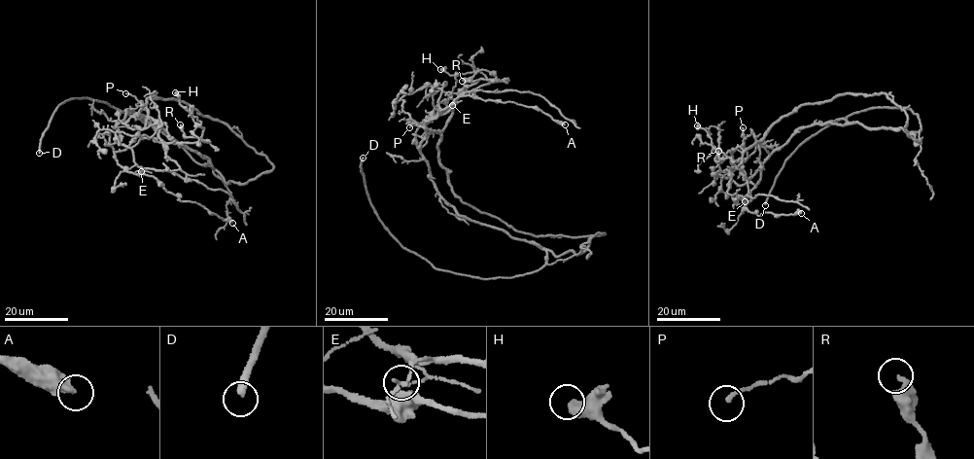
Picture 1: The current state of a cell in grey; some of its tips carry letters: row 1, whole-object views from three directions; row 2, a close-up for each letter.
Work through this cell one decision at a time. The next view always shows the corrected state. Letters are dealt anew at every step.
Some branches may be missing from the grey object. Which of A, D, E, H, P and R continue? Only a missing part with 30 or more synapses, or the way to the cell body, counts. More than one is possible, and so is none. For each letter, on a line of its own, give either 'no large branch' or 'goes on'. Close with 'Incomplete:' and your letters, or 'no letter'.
A: no large branch
D: goes on
E: no large branch
H: no large branch
P: no large branch
R: no large branch
Incomplete: D

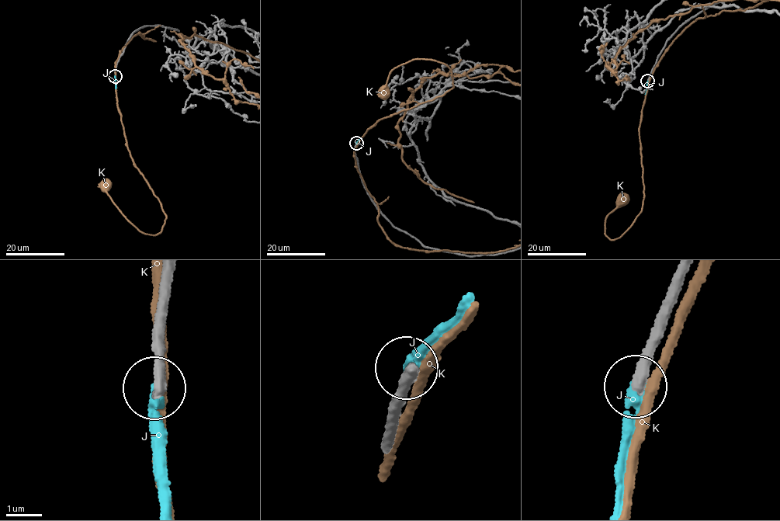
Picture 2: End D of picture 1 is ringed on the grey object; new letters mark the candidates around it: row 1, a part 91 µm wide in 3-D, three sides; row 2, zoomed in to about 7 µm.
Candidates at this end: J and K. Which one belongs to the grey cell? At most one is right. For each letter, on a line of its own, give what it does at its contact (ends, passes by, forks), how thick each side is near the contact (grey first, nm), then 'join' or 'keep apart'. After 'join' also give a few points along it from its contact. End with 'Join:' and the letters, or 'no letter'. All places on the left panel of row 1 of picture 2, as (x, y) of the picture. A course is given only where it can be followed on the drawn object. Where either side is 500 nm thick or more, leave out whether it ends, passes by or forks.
J: it ends there; 320 nm thick on the grey side, 320 nm on the other; join; it runs (115, 76), (116, 88)
K: it passes by; 400 nm thick on the grey side, 240 nm on the other; keep apart
Join: J

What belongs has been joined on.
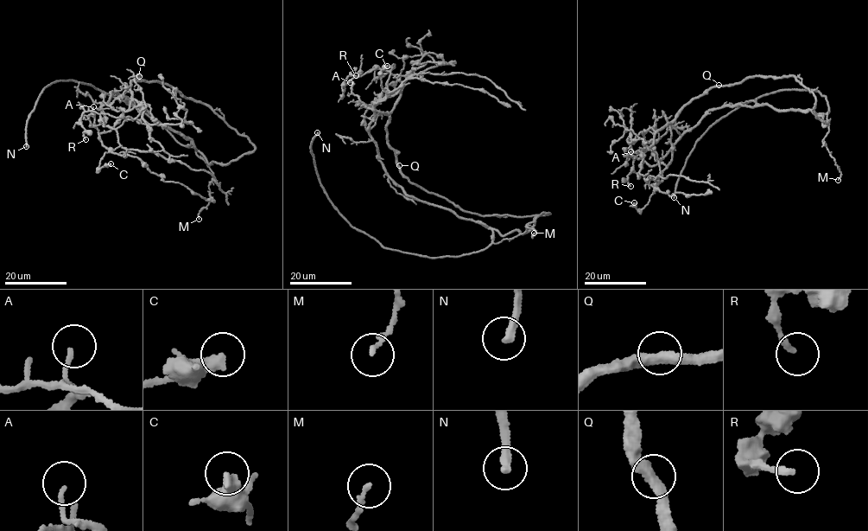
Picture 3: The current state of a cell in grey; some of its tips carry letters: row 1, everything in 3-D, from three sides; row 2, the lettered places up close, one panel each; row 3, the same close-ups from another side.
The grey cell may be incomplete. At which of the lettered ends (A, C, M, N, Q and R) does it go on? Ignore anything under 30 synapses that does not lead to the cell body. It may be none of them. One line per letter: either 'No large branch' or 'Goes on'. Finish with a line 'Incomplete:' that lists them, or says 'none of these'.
A: No large branch
C: No large branch
M: No large branch
N: Goes on
Q: No large branch
R: No large branch
Incomplete: N

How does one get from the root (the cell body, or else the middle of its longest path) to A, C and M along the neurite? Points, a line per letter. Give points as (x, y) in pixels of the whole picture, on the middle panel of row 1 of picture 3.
A: (455, 214), (409, 196), (390, 178), (369, 132), (374, 115), (371, 106), (351, 92), (350, 82)
C: (455, 214), (409, 196), (381, 162), (369, 132), (374, 107), (395, 93), (381, 86), (380, 71), (387, 66)
M: (455, 214), (492, 230), (495, 243), (521, 234), (528, 225), (536, 231), (532, 237), (534, 233)

